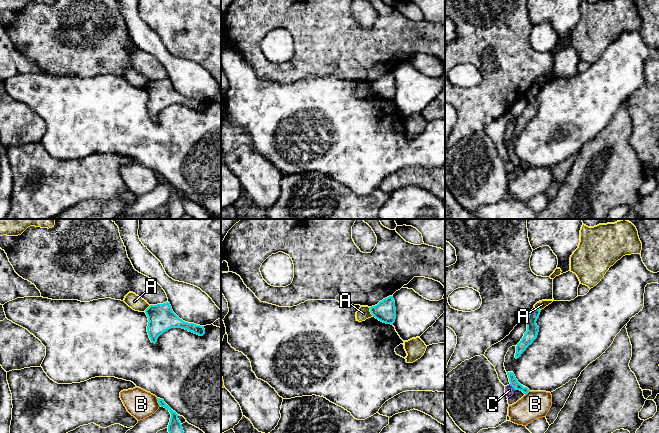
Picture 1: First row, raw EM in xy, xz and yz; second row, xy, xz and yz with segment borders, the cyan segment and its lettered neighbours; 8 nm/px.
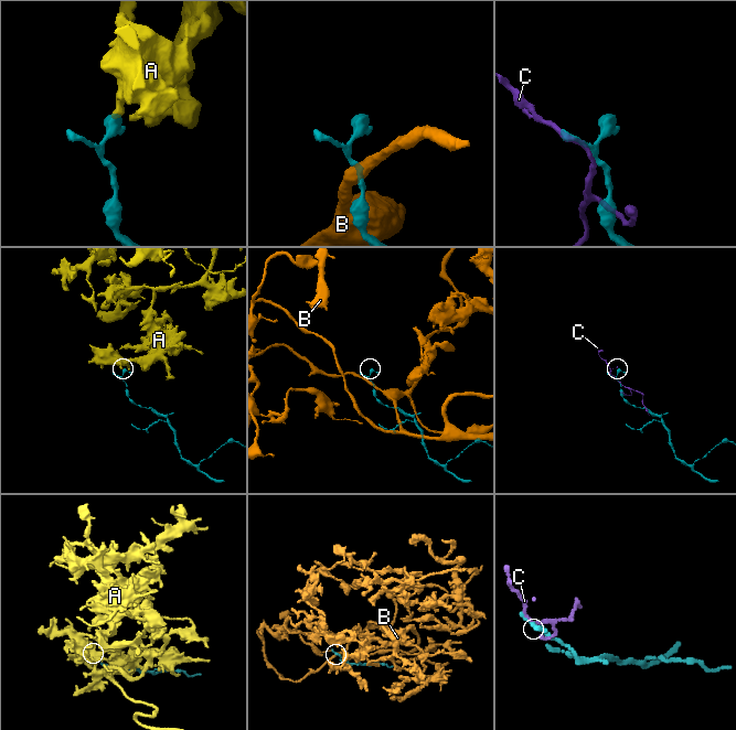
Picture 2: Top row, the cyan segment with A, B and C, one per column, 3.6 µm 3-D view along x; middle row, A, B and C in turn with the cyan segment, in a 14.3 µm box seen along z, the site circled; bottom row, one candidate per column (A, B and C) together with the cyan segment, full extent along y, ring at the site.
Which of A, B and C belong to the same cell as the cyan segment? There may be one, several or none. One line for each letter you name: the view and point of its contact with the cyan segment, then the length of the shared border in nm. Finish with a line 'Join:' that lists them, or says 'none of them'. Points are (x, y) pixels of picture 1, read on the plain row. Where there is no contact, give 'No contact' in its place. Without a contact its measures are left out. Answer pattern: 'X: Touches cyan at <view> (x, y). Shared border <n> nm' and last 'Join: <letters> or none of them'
Join: none of them

